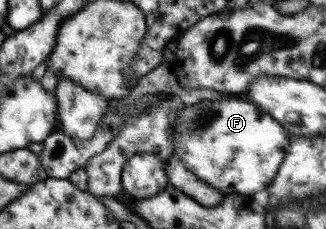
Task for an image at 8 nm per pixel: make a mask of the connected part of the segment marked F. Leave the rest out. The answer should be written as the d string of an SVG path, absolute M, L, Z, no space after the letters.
M228 98L212 101L203 99L196 105L185 105L177 114L171 132L171 145L172 153L176 153L188 166L188 170L204 184L213 186L224 195L234 192L252 195L258 190L264 190L274 178L291 137L267 112L250 101Z

